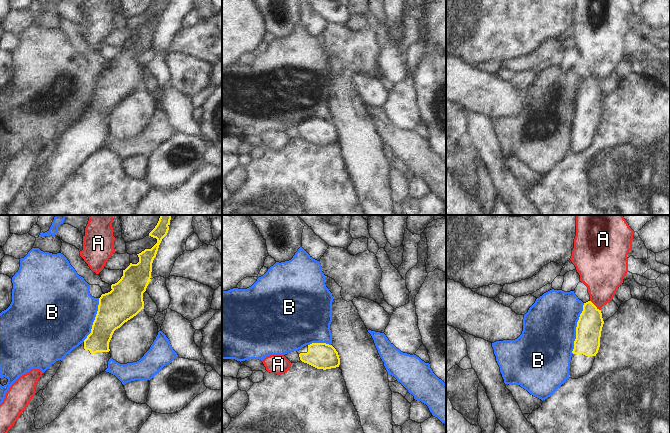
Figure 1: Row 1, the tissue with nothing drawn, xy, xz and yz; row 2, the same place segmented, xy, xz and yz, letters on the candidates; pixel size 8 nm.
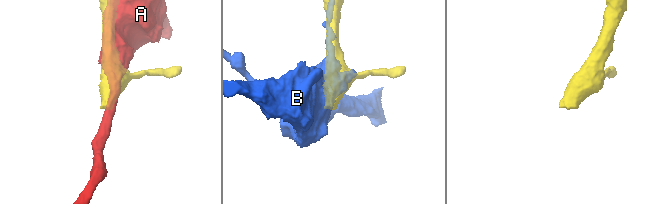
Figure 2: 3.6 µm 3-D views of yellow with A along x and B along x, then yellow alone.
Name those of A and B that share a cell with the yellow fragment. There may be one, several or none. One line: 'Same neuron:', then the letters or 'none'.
Same neuron: none

